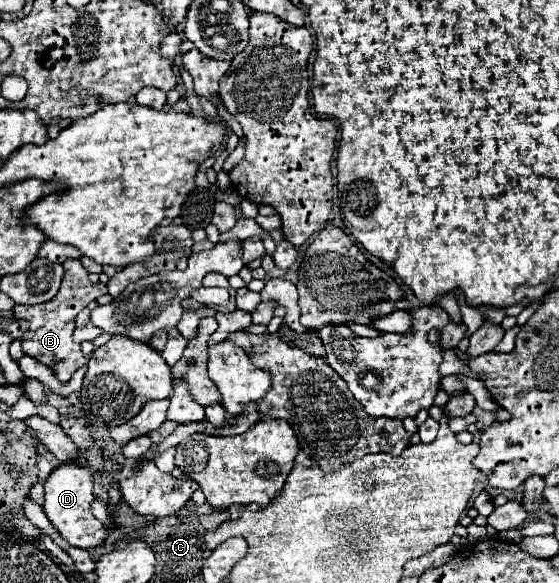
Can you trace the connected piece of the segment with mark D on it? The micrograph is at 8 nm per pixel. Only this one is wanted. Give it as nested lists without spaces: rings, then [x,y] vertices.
[[[62,464],[60,468],[56,468],[46,484],[44,484],[44,512],[48,516],[48,520],[58,528],[58,532],[62,534],[62,538],[76,546],[76,548],[84,548],[84,550],[92,550],[98,548],[106,542],[108,538],[108,530],[106,526],[94,518],[90,504],[94,502],[94,494],[92,494],[92,472],[86,466],[80,464]]]

